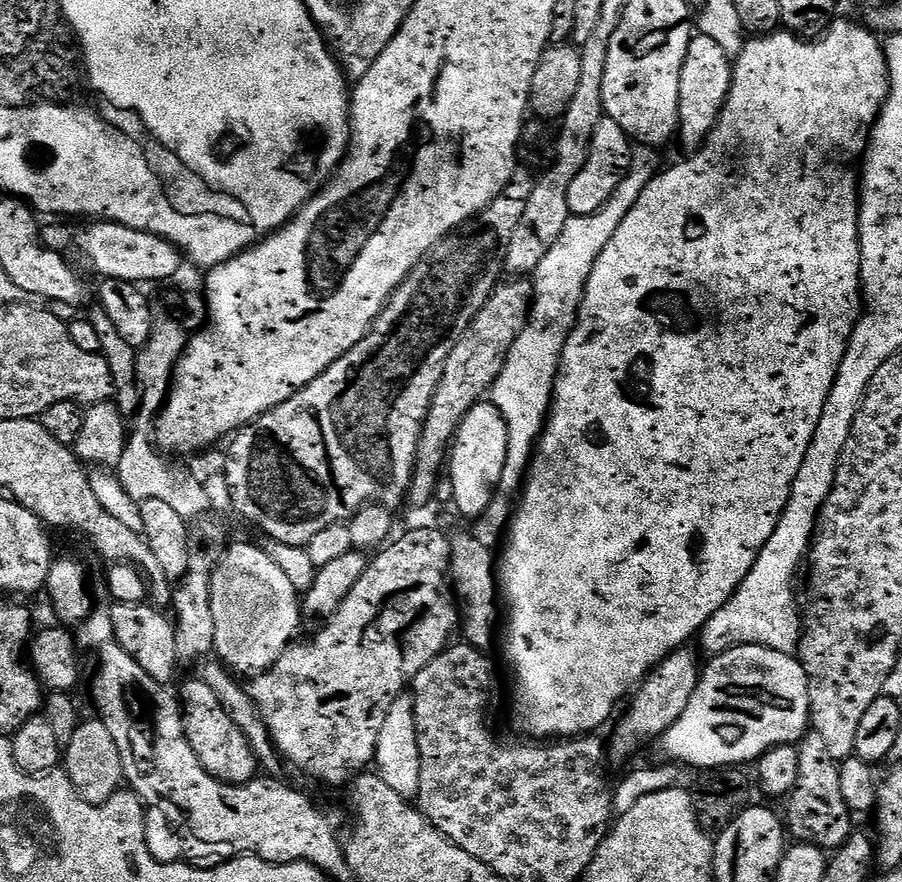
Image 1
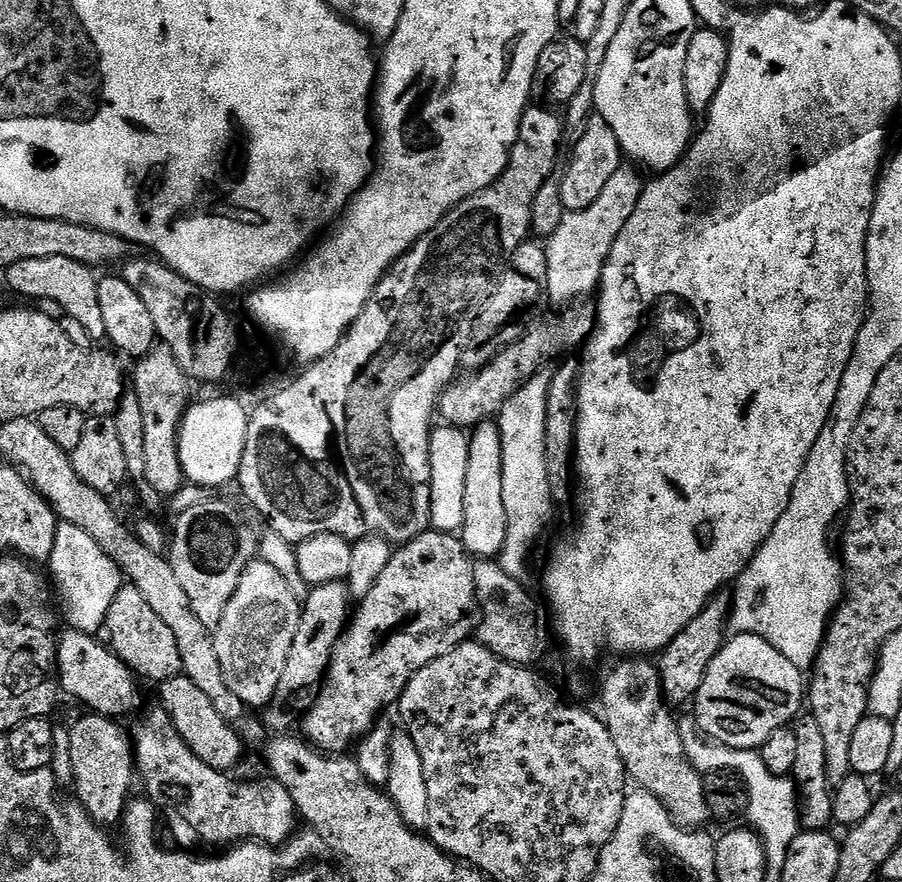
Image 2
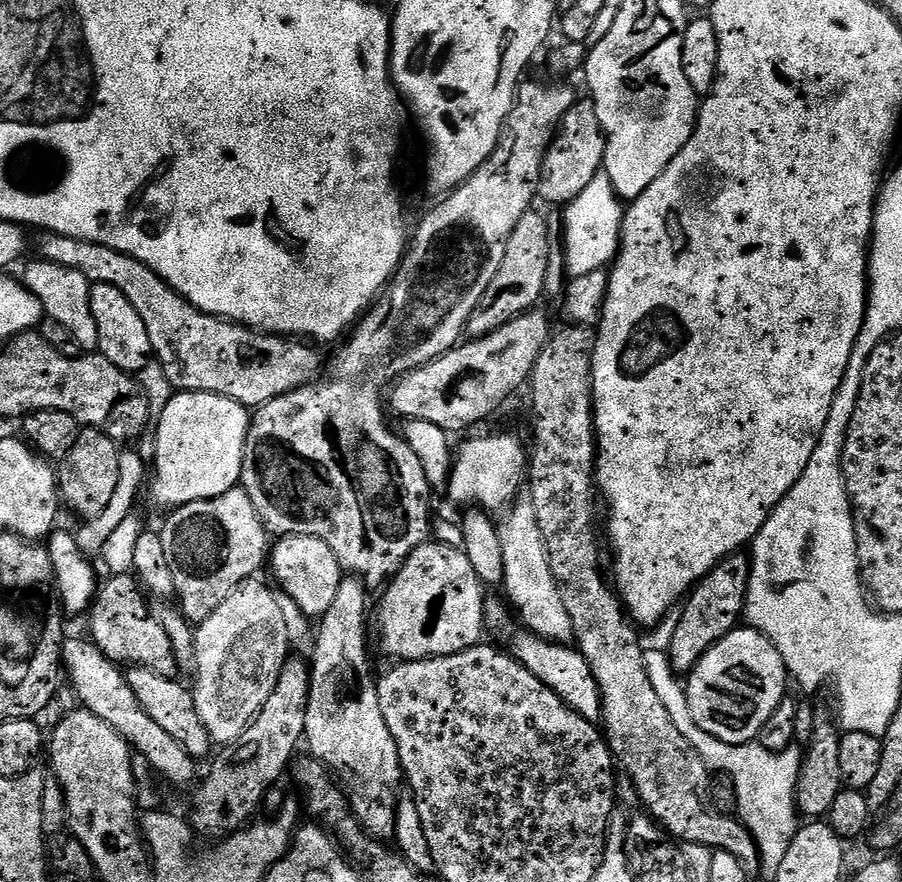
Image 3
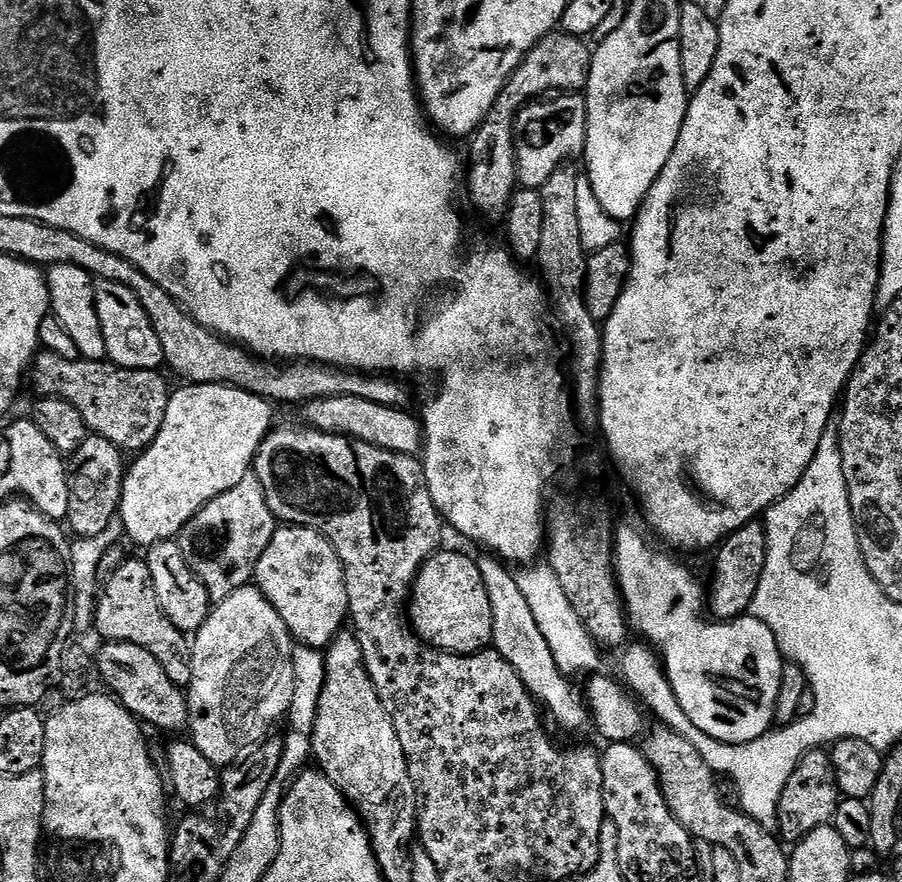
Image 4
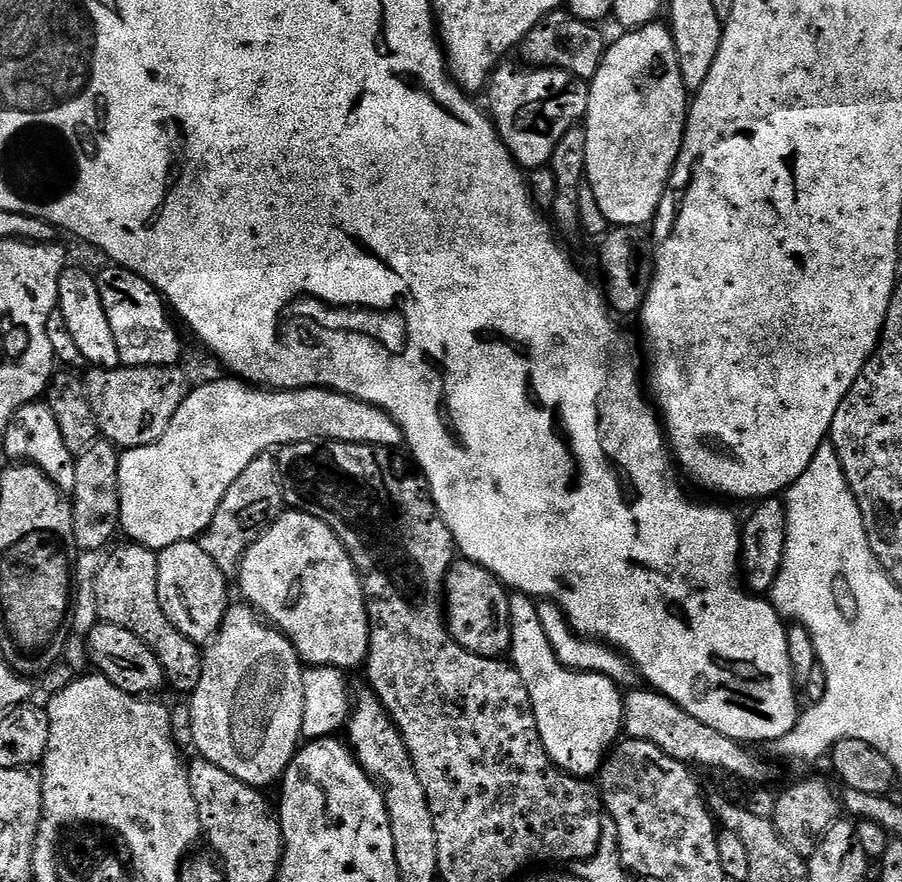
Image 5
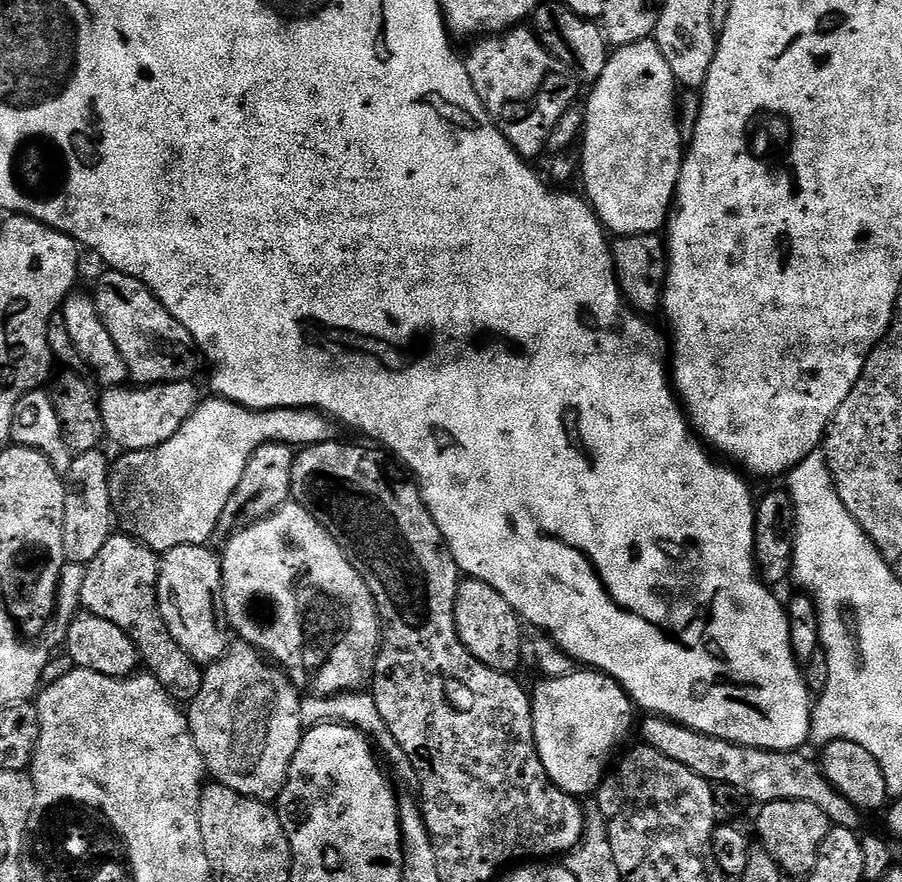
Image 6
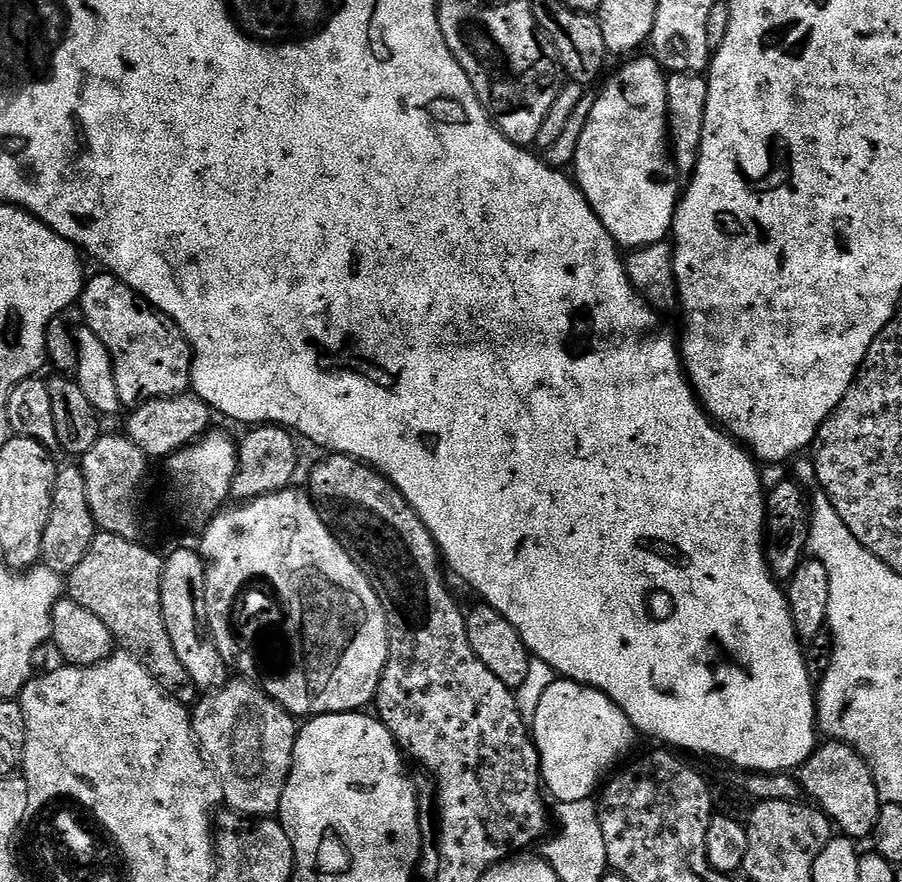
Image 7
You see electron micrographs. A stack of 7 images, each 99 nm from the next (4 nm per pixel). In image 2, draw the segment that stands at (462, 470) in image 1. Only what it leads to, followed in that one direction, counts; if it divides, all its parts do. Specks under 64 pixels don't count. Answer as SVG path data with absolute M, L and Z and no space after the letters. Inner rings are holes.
M485 422L471 429L468 436L468 461L465 480L465 518L458 531L469 555L495 559L506 538L506 510L502 506L502 438L500 425Z

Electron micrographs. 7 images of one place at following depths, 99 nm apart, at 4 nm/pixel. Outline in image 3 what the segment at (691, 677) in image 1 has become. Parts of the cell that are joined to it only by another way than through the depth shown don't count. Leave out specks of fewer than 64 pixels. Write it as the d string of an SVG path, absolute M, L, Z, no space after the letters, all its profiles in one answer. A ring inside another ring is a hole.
M743 551L727 556L710 574L706 574L696 587L688 593L679 609L676 629L672 641L666 645L668 658L677 674L691 674L700 659L722 638L726 638L736 628L741 627L746 596L750 586L752 561Z

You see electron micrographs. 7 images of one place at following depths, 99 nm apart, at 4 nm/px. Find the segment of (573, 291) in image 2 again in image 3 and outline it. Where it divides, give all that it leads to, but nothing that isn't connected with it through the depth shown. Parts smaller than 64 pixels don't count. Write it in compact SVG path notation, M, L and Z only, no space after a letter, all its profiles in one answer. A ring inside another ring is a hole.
M601 170L586 186L586 190L574 198L565 209L564 218L564 267L569 277L591 274L600 269L607 269L615 261L620 251L620 233L624 231L624 214L617 188L607 172Z

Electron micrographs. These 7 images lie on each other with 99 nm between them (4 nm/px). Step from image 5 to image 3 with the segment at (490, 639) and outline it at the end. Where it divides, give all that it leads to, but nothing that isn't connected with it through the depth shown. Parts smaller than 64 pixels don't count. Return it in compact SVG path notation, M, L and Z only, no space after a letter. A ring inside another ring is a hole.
M439 542L419 544L382 592L384 597L380 600L380 640L384 643L385 650L396 662L415 662L434 656L453 656L456 652L463 652L477 639L476 631L481 630L484 623L486 599L484 591L486 591L485 585L474 572L470 558L463 548Z

